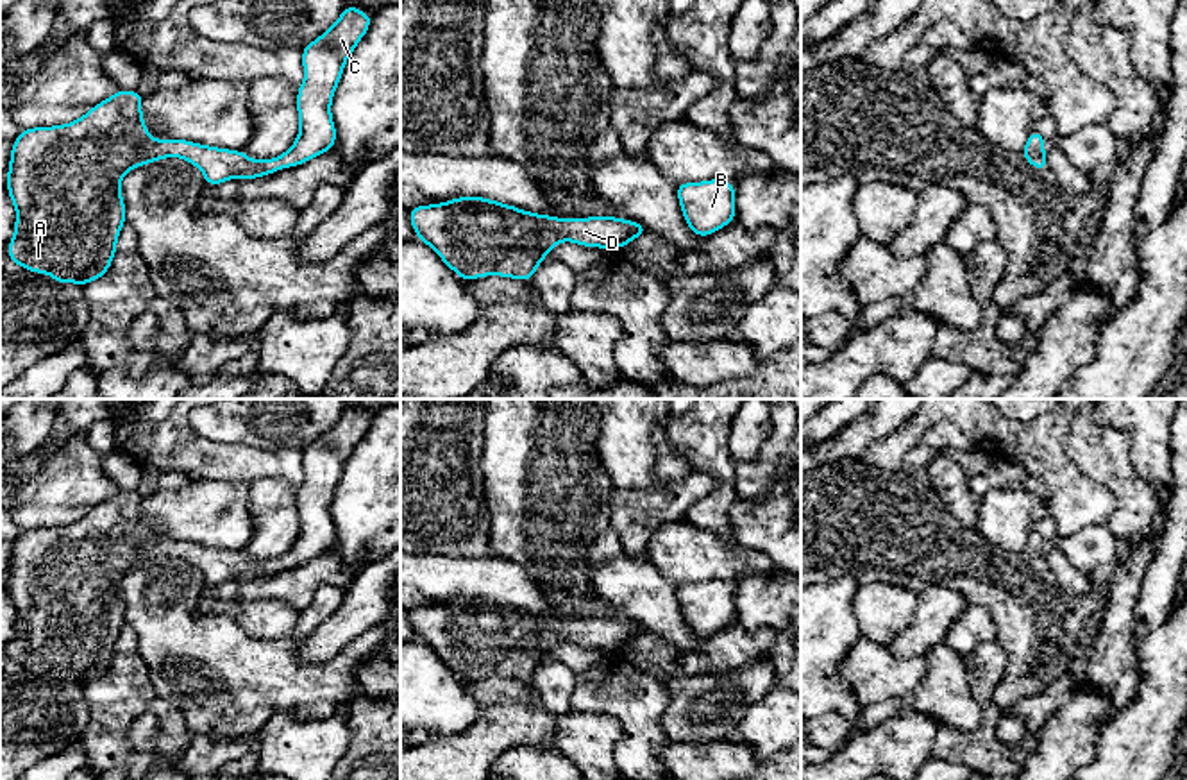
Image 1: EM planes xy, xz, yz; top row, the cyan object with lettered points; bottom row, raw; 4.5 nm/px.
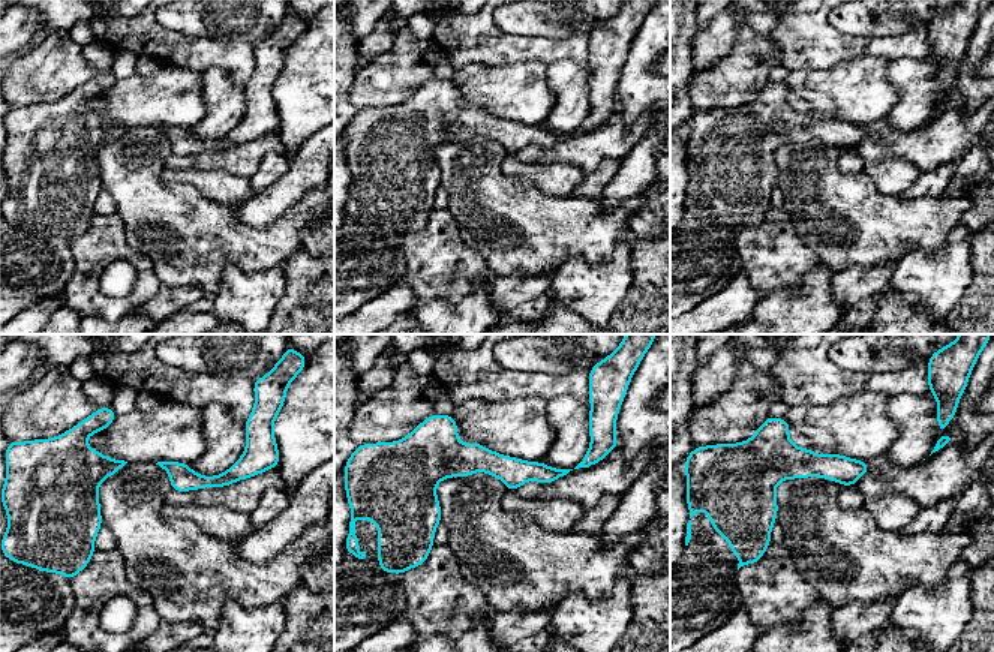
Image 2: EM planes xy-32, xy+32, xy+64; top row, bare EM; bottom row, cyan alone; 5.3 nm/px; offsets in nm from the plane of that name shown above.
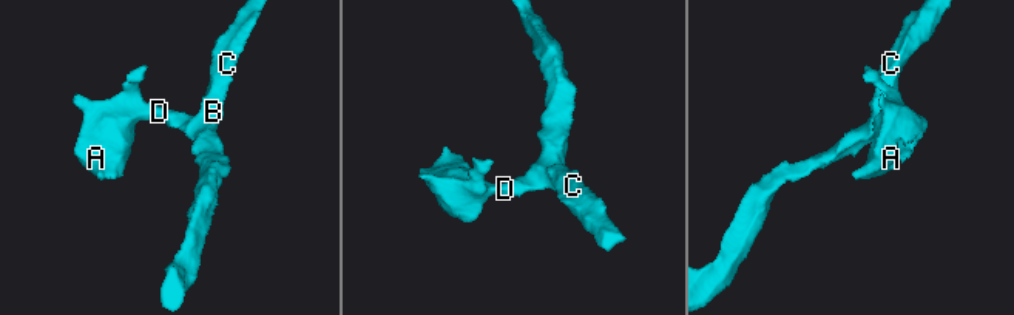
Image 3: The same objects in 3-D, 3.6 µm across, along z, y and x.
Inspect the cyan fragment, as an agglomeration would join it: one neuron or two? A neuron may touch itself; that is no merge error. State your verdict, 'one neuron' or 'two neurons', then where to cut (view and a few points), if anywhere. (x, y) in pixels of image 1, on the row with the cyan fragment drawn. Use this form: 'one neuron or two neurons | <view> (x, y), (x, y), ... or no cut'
one neuron | no cut

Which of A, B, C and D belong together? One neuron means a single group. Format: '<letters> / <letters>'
A B C D

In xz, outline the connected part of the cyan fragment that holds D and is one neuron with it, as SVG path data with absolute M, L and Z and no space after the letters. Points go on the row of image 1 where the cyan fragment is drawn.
M484 197L413 206L409 222L463 281L502 276L531 281L545 254L561 240L585 247L622 249L649 229L617 216L554 218Z

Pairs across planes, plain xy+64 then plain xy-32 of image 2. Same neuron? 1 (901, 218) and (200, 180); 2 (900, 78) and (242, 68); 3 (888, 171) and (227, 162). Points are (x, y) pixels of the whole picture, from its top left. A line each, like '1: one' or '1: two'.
1: two
2: two
3: two

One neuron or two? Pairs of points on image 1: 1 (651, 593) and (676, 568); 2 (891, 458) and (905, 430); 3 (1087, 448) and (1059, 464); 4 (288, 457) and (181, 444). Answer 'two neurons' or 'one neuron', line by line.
1: two neurons
2: one neuron
3: two neurons
4: one neuron

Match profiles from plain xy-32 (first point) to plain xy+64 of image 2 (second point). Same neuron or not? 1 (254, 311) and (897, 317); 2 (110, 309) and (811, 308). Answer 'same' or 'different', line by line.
1: different
2: different

